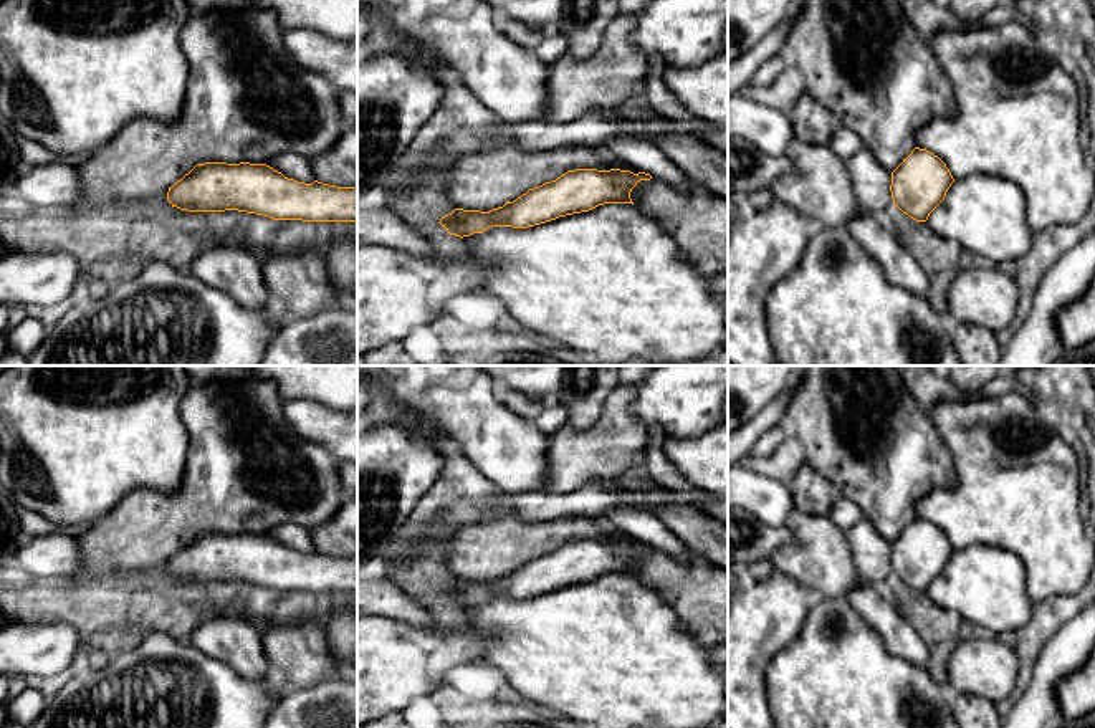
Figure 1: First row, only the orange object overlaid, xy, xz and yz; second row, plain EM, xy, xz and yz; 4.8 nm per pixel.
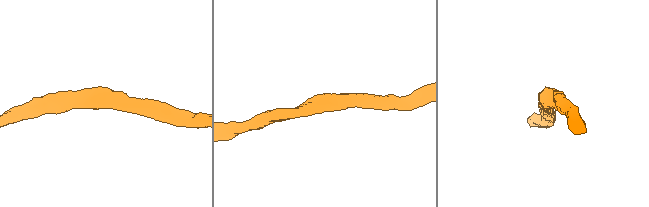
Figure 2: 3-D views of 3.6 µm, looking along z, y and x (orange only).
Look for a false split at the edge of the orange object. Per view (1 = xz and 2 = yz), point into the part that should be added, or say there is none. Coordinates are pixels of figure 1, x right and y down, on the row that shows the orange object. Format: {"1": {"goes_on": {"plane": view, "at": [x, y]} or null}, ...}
{"1": {"goes_on": {"plane": "xz", "at": [645, 156]}}, "2": {"goes_on": {"plane": "yz", "at": [986, 215]}}}

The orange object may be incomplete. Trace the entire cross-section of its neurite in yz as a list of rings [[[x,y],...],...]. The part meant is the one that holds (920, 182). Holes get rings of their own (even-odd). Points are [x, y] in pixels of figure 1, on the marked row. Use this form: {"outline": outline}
{"outline": [[[915,147],[892,172],[893,204],[916,222],[926,222],[931,230],[959,243],[968,261],[997,265],[1017,261],[1029,253],[1034,233],[1027,222],[1027,199],[1007,179],[973,174],[954,180],[946,164],[926,149]]]}

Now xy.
{"outline": [[[294,152],[266,164],[197,164],[169,187],[167,200],[187,212],[238,210],[273,220],[357,222],[357,187],[318,182],[311,160]]]}

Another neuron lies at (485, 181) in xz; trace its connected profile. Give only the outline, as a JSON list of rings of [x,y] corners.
[[[503,142],[458,159],[443,170],[443,180],[455,208],[485,212],[503,207],[529,189],[576,169],[640,172],[615,157],[609,147],[569,146],[526,151],[513,142]]]

